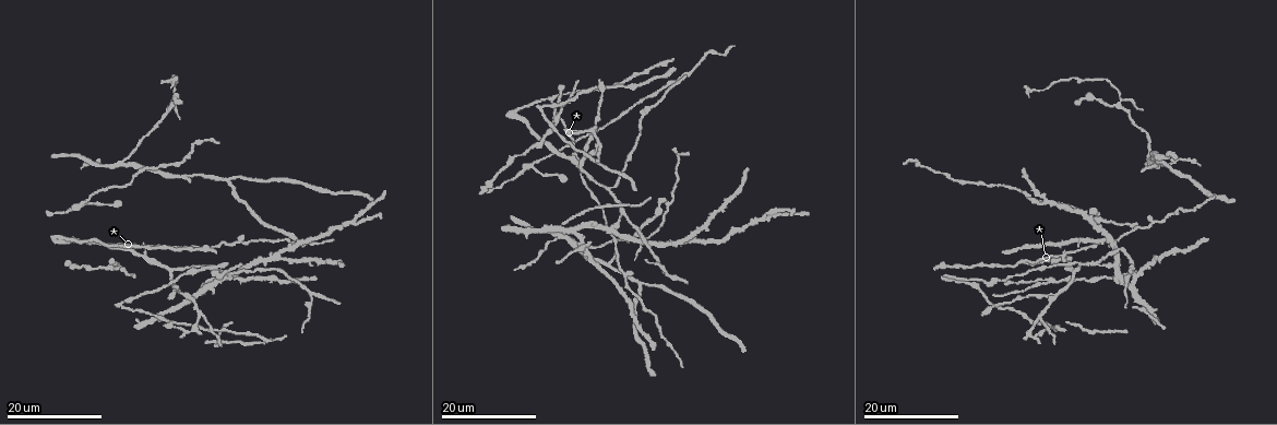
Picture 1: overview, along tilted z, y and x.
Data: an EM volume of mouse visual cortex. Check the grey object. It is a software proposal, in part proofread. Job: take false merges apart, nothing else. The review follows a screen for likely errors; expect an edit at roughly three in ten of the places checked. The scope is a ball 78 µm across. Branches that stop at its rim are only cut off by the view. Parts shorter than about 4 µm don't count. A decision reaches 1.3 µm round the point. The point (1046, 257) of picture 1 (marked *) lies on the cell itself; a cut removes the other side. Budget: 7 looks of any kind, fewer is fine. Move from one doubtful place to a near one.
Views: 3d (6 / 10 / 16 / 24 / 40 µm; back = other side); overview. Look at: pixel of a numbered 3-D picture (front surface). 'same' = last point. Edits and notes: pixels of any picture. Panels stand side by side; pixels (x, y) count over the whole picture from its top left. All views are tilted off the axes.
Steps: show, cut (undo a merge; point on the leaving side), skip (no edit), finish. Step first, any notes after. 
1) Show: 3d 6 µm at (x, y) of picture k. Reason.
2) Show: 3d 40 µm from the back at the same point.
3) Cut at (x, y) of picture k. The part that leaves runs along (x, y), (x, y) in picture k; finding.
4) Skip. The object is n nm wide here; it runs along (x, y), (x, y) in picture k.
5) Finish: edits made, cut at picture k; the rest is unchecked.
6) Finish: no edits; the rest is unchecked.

Show: 3d 24 µm at (550, 129) of picture 1. Two arms in line, one across.

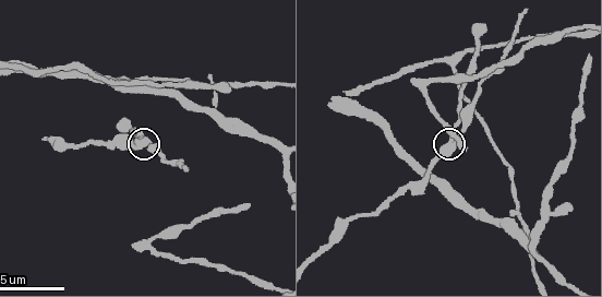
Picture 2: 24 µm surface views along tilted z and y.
Show: 3d 6 µm at (454, 147) of picture 2. Zoom in.

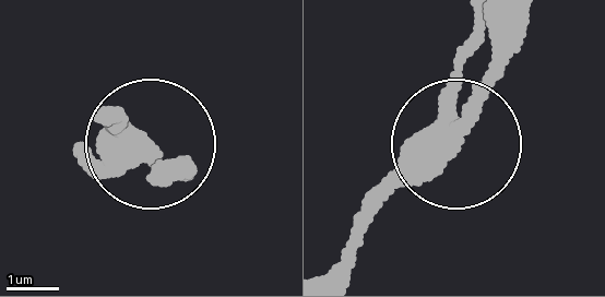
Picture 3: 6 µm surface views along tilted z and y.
Skip. One cell here.

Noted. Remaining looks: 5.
Show: 3d 24 µm at (80, 204) of picture 1. Three-way junction.

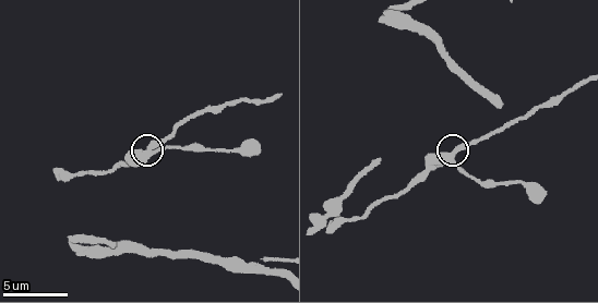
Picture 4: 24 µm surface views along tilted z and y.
Show: 3d 10 µm at (150, 152) of picture 4. Zoom in.

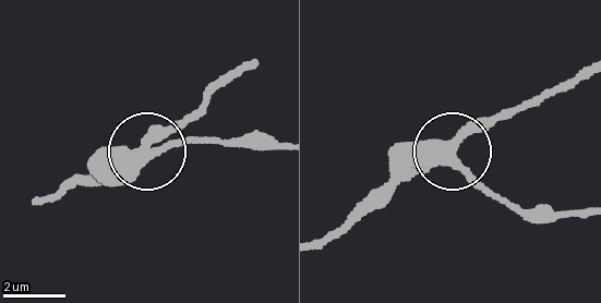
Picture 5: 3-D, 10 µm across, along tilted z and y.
Skip. The object is 350 nm wide here; all the same cell.

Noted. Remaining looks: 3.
Show: 3d 16 µm at (556, 235) of picture 1. Two arms in line, one across.

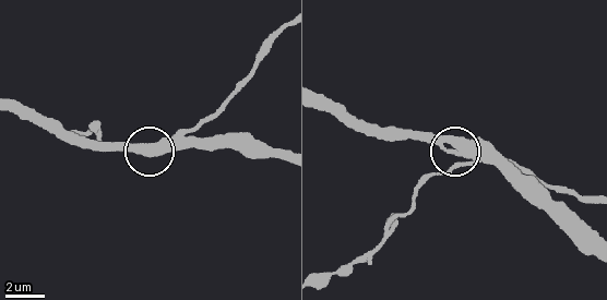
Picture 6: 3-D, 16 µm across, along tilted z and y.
Show: 3d 6 µm at (466, 154) of picture 6.

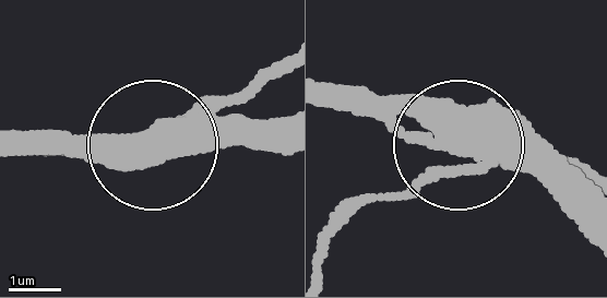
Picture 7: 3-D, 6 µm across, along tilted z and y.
Cut at (418, 195) of picture 7. The side arm is 15 µm long; the part that leaves runs along (480, 169), (431, 171), (360, 206), (328, 258) in picture 7; two cells meet here.

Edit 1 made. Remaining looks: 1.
Finish: edits made, cut at picture 7; the rest is unchecked.

